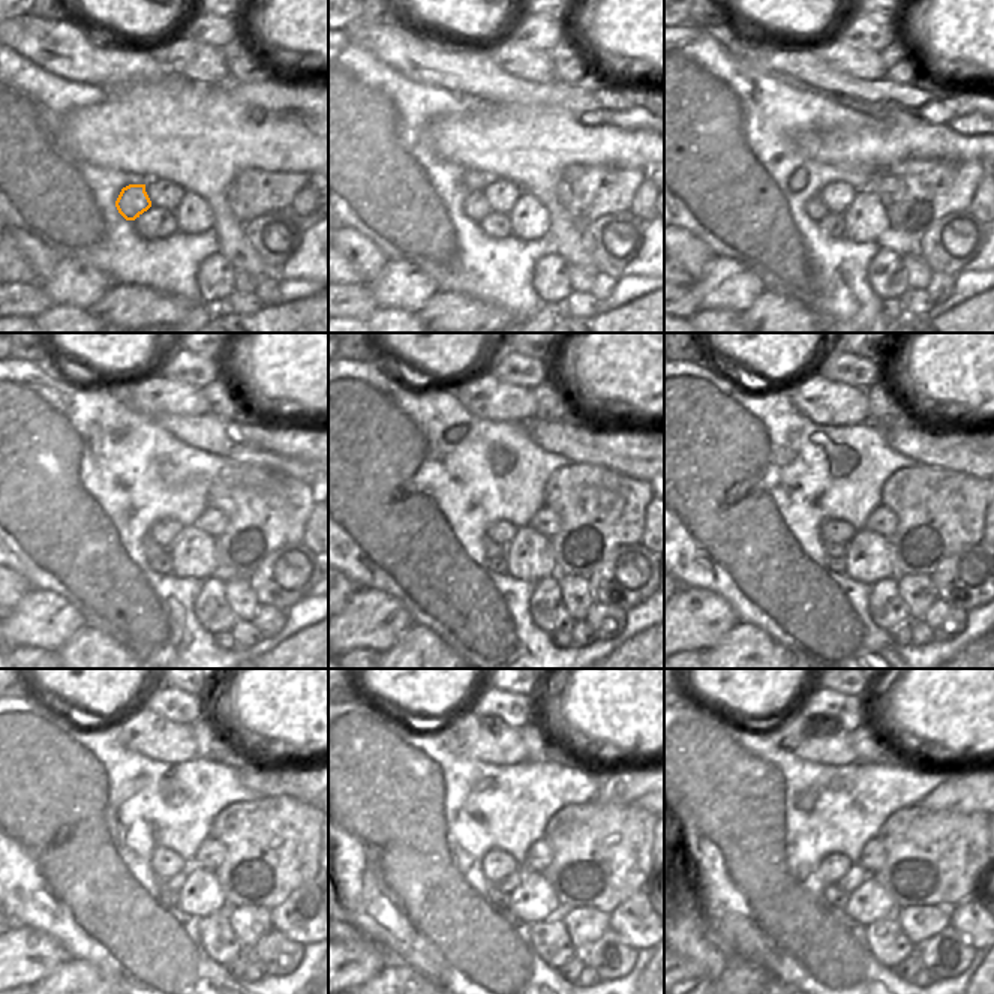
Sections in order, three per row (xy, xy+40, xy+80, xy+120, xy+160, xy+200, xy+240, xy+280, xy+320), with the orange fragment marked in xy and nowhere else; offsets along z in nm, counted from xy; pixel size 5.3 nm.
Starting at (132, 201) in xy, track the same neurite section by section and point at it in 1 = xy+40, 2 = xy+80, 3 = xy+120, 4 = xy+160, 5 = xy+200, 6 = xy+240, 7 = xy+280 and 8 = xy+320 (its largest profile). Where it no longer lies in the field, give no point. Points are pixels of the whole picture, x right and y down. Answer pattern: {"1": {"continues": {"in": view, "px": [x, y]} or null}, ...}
{"1": {"continues": {"in": "xy+40", "px": [476, 206]}}, "2": {"continues": {"in": "xy+80", "px": [814, 207]}}, "3": {"continues": {"in": "xy+120", "px": [152, 549]}}, "4": {"continues": {"in": "xy+160", "px": [492, 549]}}, "5": {"continues": {"in": "xy+200", "px": [829, 549]}}, "6": {"continues": {"in": "xy+240", "px": [173, 883]}}, "7": {"continues": {"in": "xy+280", "px": [516, 877]}}, "8": {"continues": {"in": "xy+320", "px": [855, 876]}}}

